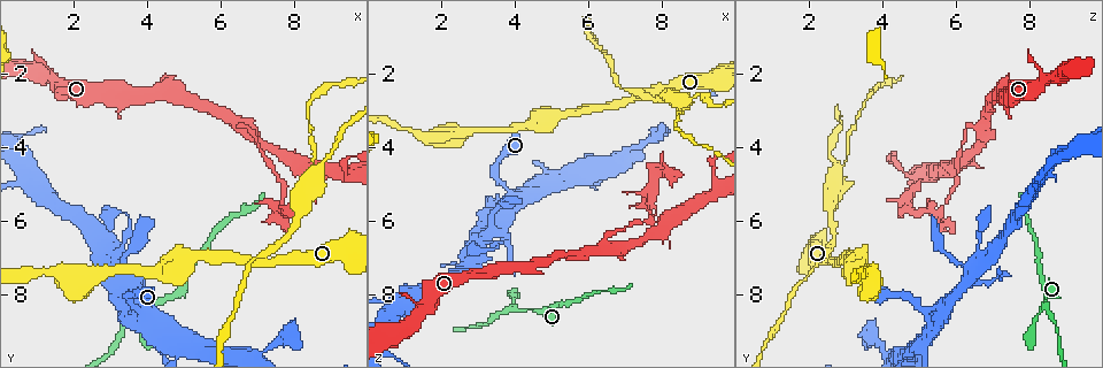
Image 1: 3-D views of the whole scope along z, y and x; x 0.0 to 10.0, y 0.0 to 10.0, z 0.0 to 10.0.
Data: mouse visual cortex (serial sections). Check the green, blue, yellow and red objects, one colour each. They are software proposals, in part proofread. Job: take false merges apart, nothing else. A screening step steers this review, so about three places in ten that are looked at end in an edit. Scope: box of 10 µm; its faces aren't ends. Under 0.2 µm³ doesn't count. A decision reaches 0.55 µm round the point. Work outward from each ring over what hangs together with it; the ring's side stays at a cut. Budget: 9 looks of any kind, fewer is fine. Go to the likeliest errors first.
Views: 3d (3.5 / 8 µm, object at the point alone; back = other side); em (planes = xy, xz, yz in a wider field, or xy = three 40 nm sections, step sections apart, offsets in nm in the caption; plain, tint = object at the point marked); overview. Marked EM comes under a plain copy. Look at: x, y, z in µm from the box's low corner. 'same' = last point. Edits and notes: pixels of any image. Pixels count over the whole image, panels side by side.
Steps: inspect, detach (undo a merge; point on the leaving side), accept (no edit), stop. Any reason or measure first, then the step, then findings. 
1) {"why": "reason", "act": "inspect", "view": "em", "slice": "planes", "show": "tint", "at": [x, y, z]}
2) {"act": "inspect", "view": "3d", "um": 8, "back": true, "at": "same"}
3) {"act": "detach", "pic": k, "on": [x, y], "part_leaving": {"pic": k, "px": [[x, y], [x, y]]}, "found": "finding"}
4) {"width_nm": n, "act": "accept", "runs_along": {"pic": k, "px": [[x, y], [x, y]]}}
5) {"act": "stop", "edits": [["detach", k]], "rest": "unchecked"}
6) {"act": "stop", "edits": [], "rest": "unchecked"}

{"why": "abrupt turn", "act": "inspect", "view": "3d", "um": 3.5, "at": [7.30, 7.15, 2.70]}

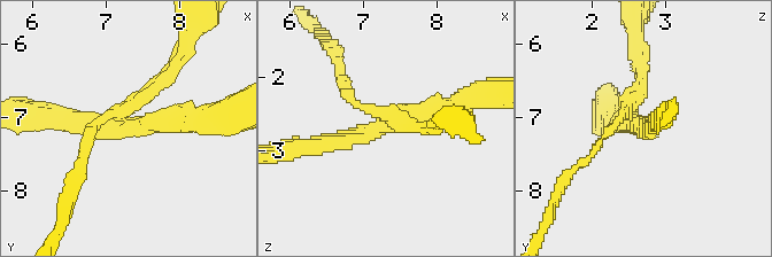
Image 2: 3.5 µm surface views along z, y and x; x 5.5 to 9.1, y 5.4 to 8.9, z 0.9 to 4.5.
{"act": "inspect", "view": "em", "slice": "planes", "show": "tint", "at": [7.35, 7.15, 2.65]}

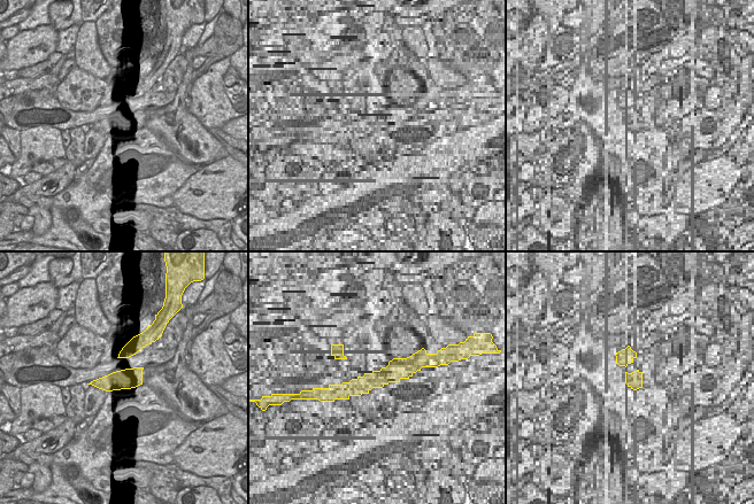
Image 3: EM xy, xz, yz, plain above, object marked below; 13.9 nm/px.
{"arms": 4, "arm_widths_nm": [150, 150, 250, 250], "act": "accept", "runs_along": {"pic": 2, "px": [[464, 99], [323, 146]]}, "found": "continuous, no second cell"}

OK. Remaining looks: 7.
{"why": "narrows sharply", "act": "inspect", "view": "em", "slice": "planes", "show": "tint", "at": [8.60, 3.95, 3.10]}

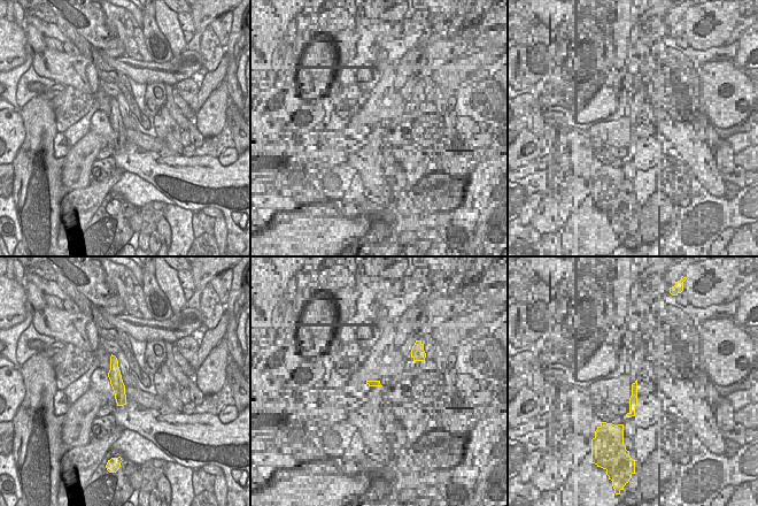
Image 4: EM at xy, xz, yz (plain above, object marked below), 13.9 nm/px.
{"why": "see where the arms go", "act": "inspect", "view": "3d", "um": 3.5, "at": "same"}

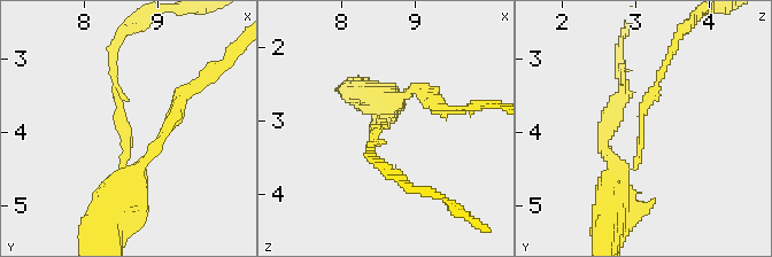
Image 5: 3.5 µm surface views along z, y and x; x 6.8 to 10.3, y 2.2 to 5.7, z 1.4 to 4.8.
{"arm_widths_nm": [100, 250], "act": "accept", "runs_along": {"pic": 5, "px": [[614, 196], [637, 164], [640, 118], [666, 62]]}, "found": "one cell here"}

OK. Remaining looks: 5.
{"why": "three-way junction", "act": "inspect", "view": "3d", "um": 3.5, "at": [6.45, 3.30, 6.70]}

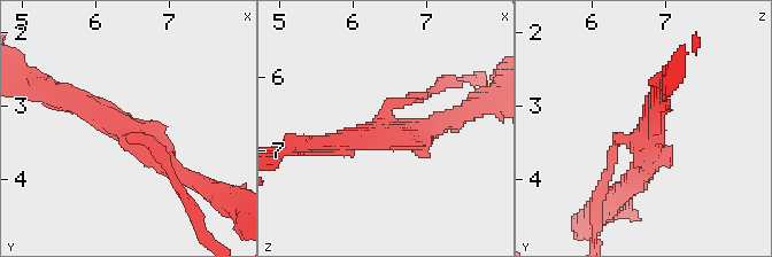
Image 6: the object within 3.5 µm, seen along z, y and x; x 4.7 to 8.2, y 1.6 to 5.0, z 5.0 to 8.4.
{"arms": 3, "arm_widths_nm": [150, 300, 300], "why": "shape alone is not enough", "act": "inspect", "view": "em", "slice": "xy", "step": 5, "show": "tint", "at": [6.40, 3.35, 6.75]}

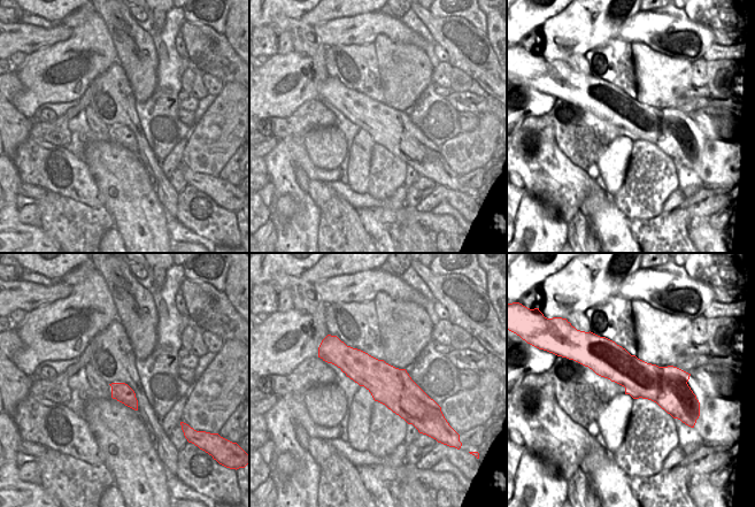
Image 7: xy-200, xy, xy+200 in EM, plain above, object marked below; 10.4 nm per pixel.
{"act": "detach", "pic": 6, "on": [610, 168], "part_leaving": {"pic": 6, "px": [[619, 138], [596, 201], [596, 216]]}, "found": "two cells meet here"}

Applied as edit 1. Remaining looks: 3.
{"why": "sharp bend", "act": "inspect", "view": "3d", "um": 3.5, "at": [4.05, 8.20, 8.50]}

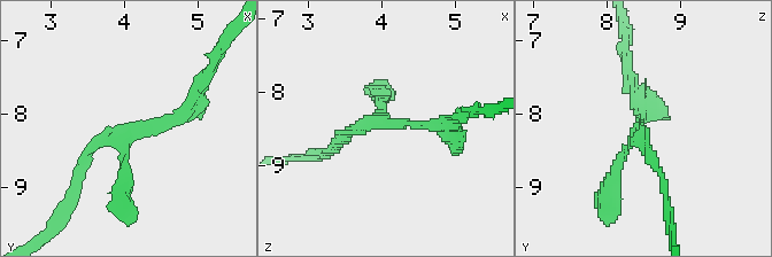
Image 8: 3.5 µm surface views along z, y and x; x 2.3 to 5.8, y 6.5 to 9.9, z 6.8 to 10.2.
{"why": "now the EM", "act": "inspect", "view": "em", "slice": "xy", "step": 5, "show": "tint", "at": [4.05, 8.15, 8.50]}

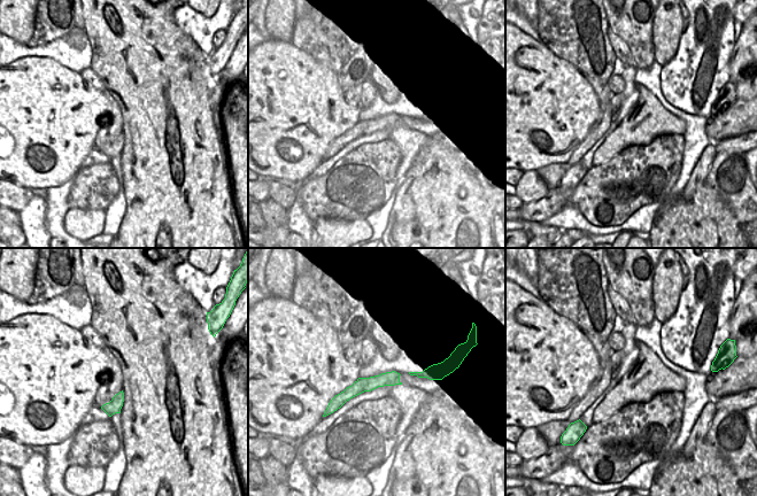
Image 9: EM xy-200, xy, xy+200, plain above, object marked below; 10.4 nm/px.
{"act": "accept", "runs_along": {"pic": 9, "px": [[396, 376], [363, 384], [334, 402]]}, "found": "continuous, no second cell"}

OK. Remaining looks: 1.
{"act": "stop", "edits": [["detach", 6]], "rest": "unchecked"}

